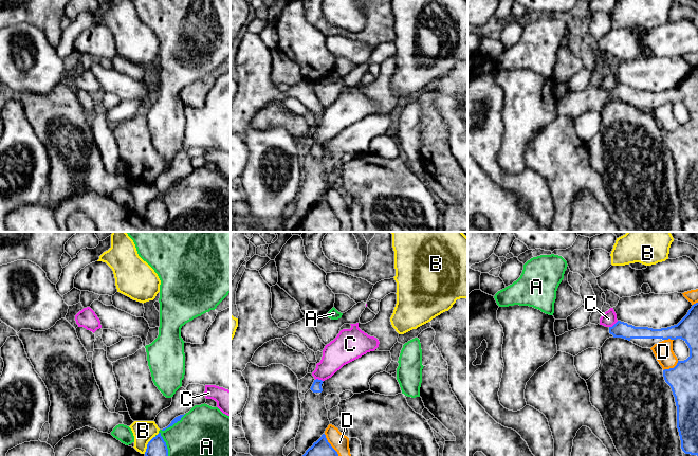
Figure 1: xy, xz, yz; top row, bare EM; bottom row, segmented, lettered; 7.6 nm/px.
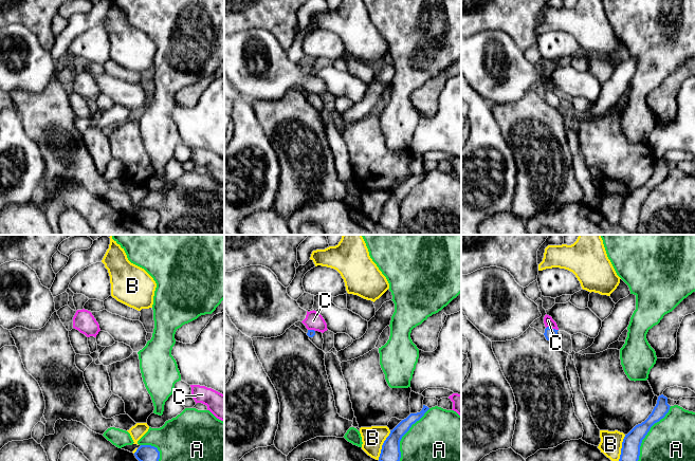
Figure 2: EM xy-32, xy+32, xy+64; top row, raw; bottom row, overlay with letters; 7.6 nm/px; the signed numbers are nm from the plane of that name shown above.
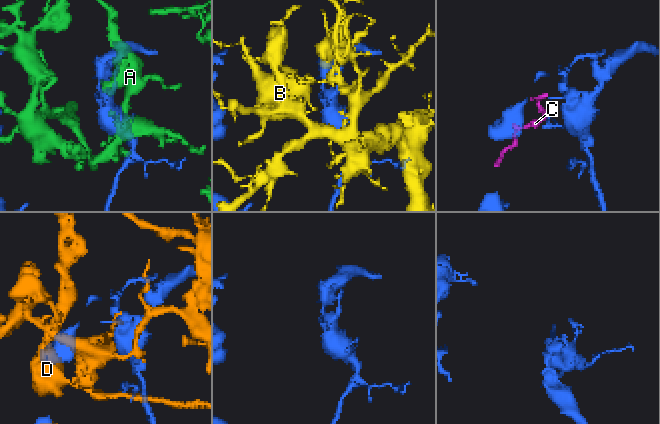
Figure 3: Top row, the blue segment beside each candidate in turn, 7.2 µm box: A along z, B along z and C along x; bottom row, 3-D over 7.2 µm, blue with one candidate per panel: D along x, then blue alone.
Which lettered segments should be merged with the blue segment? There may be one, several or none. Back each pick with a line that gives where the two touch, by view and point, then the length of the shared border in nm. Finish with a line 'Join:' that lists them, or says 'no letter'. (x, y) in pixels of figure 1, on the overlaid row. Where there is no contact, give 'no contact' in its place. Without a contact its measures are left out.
Join: no letter

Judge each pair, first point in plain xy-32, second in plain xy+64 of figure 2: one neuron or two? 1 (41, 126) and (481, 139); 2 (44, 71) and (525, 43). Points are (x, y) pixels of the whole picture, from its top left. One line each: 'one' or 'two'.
1: two
2: two

